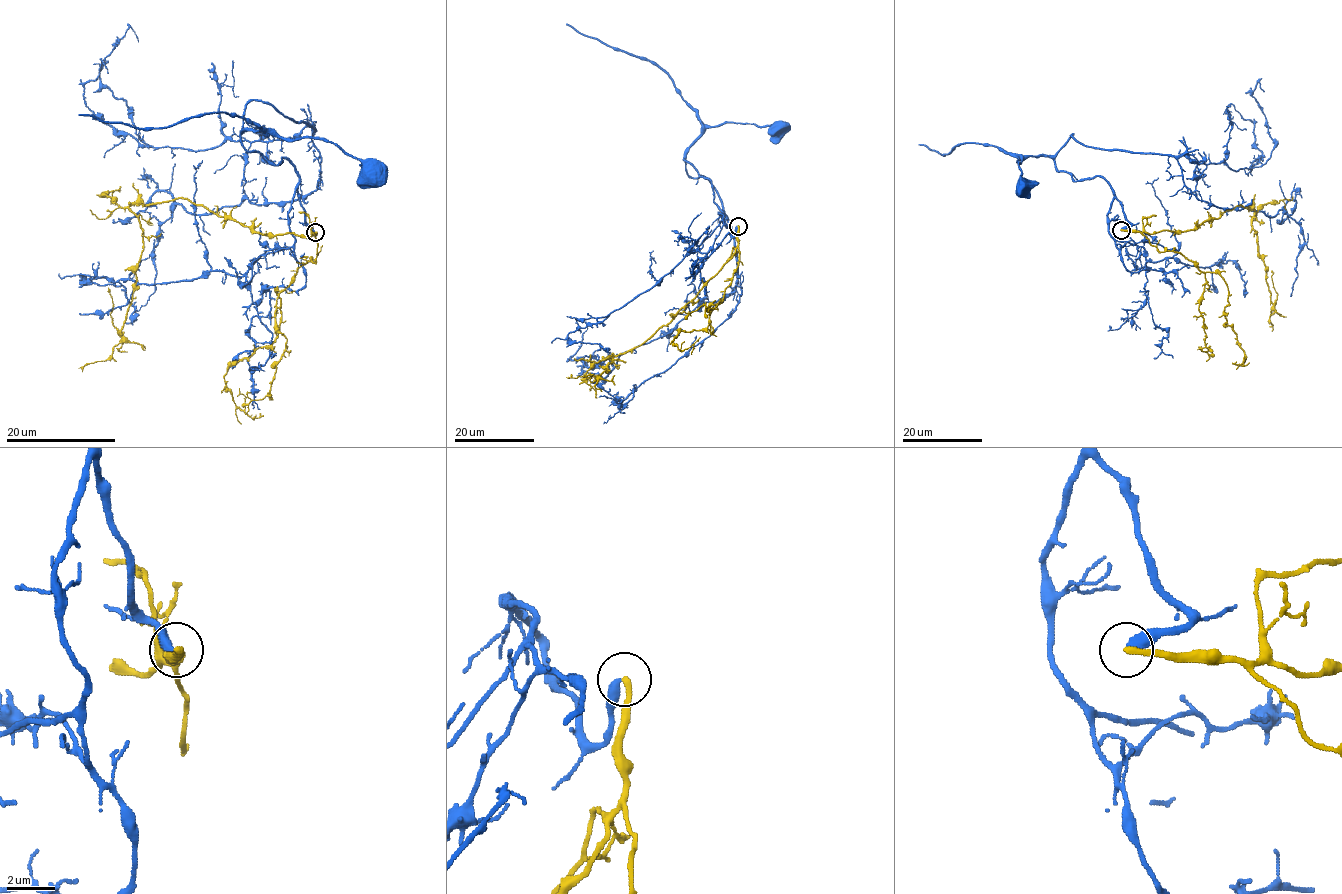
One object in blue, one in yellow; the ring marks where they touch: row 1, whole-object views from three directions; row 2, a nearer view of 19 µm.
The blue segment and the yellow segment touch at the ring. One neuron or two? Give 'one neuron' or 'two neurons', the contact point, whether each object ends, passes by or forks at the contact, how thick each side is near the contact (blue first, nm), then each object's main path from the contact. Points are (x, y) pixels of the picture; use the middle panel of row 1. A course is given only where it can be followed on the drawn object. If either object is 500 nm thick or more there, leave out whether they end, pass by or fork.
one neuron | (738, 226) | blue ends | yellow ends | 400/280 nm | blue via (737, 225), (733, 236), (710, 181), (684, 159), (687, 148), (707, 128), (725, 123), (779, 129) | yellow via (737, 225), (736, 252), (669, 322), (641, 344), (603, 359), (613, 362), (596, 379), (568, 377)

